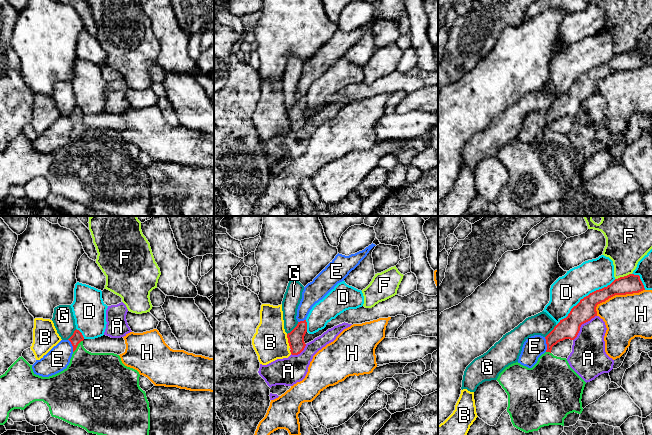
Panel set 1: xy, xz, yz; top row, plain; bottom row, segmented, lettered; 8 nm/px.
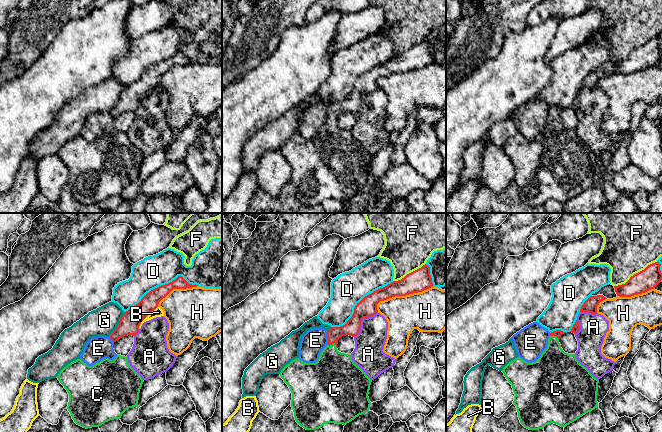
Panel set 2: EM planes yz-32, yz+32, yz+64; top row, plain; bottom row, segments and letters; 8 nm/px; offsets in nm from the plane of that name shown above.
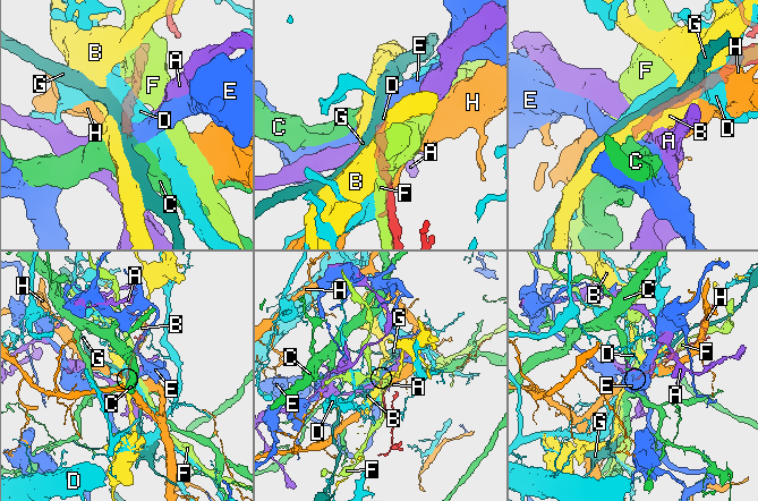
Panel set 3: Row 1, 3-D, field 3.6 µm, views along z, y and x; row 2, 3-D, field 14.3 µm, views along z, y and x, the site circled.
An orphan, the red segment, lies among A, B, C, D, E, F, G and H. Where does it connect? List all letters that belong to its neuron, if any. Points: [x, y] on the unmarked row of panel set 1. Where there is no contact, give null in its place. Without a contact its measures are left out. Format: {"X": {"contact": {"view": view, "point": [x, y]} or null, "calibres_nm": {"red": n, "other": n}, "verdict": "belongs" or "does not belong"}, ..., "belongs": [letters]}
{"A": {"contact": {"view": "yz", "point": [581, 100]}, "calibres_nm": {"red": 180, "other": 280}, "verdict": "does not belong"}, "B": {"contact": {"view": "xz", "point": [288, 117]}, "calibres_nm": {"red": 130, "other": 280}, "verdict": "does not belong"}, "C": {"contact": {"view": "xy", "point": [77, 121]}, "calibres_nm": {"red": 90, "other": 360}, "verdict": "belongs"}, "D": {"contact": {"view": "yz", "point": [584, 73]}, "calibres_nm": {"red": 170, "other": 260}, "verdict": "does not belong"}, "E": {"contact": {"view": "yz", "point": [546, 119]}, "calibres_nm": {"red": 180, "other": 170}, "verdict": "does not belong"}, "F": {"contact": {"view": "yz", "point": [624, 52]}, "calibres_nm": {"red": 150, "other": 320}, "verdict": "does not belong"}, "G": {"contact": {"view": "xz", "point": [294, 104]}, "calibres_nm": {"red": 130, "other": 140}, "verdict": "does not belong"}, "H": {"contact": {"view": "yz", "point": [615, 70]}, "calibres_nm": {"red": 150, "other": 360}, "verdict": "does not belong"}, "belongs": ["C"]}

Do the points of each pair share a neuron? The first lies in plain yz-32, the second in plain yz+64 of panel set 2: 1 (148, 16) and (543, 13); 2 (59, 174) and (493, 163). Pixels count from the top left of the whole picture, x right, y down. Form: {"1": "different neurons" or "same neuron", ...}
{"1": "different neurons", "2": "same neuron"}

